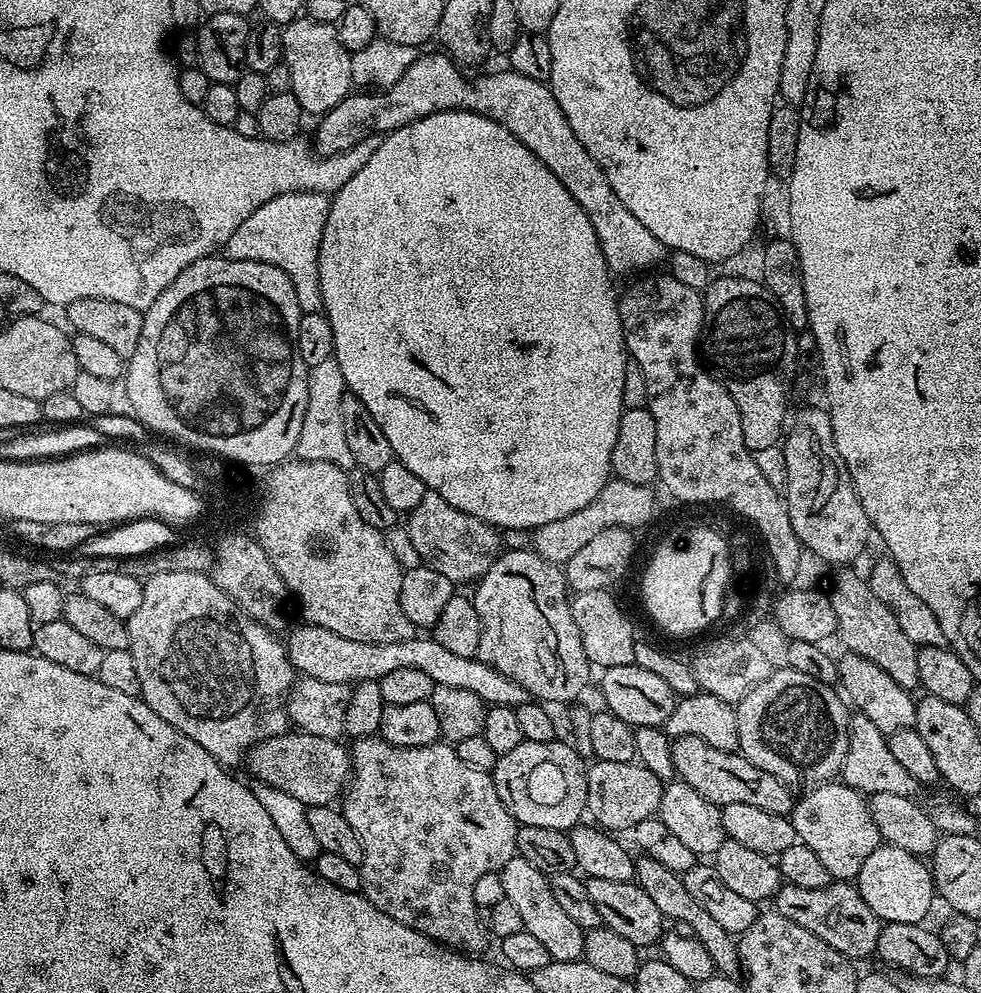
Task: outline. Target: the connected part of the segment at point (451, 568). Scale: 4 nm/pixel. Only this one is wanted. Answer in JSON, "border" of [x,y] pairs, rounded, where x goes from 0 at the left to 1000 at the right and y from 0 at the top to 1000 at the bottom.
{"border":[[[444,495],[434,496],[430,506],[426,506],[426,510],[415,517],[414,524],[418,546],[422,546],[422,554],[426,554],[429,565],[435,571],[446,574],[446,578],[455,578],[462,589],[488,584],[511,558],[512,540],[507,533],[494,524],[483,522],[483,518],[475,518],[459,510],[459,506]]]}

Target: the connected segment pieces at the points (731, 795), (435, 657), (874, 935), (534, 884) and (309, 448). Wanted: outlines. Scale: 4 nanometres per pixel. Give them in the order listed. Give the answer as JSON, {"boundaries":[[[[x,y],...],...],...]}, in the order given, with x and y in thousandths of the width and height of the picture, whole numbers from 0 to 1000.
{"boundaries":[[[[690,741],[685,745],[685,762],[689,781],[698,790],[707,792],[720,808],[734,814],[744,812],[744,808],[757,808],[764,812],[773,812],[784,820],[803,822],[809,813],[809,798],[803,791],[798,790],[789,779],[781,779],[781,775],[773,775],[769,767],[765,767],[753,757],[731,755],[716,747],[716,743]]],[[[313,626],[306,629],[295,638],[292,644],[294,662],[298,672],[307,682],[324,683],[324,687],[345,687],[362,691],[374,685],[388,685],[401,675],[414,675],[419,671],[421,675],[430,675],[451,693],[466,693],[479,695],[479,699],[487,699],[494,710],[520,711],[527,713],[530,709],[539,708],[537,695],[528,691],[516,679],[508,679],[499,671],[495,671],[484,661],[467,663],[460,655],[455,655],[442,642],[431,645],[431,639],[425,638],[420,645],[410,647],[361,647],[357,642],[349,642],[349,638],[340,638],[340,634],[328,634],[328,630],[320,630]]],[[[849,888],[838,896],[822,896],[822,892],[796,889],[789,903],[789,917],[797,920],[797,924],[805,924],[805,928],[818,933],[818,937],[826,937],[830,945],[838,945],[838,949],[870,969],[881,967],[885,962],[888,964],[895,953],[899,928],[891,916],[879,908],[879,900],[872,889]]],[[[522,862],[520,868],[509,877],[512,884],[512,896],[514,905],[524,908],[524,913],[532,924],[532,933],[535,939],[544,941],[557,958],[561,960],[563,967],[589,967],[595,961],[596,936],[589,934],[579,921],[569,912],[565,904],[565,896],[559,891],[560,883],[549,878],[536,864]]],[[[341,361],[324,365],[324,369],[314,372],[312,421],[308,421],[308,433],[304,437],[301,453],[305,462],[343,467],[352,473],[360,470],[357,448],[353,446],[353,436],[349,429],[349,401],[352,397],[349,373]]]]}

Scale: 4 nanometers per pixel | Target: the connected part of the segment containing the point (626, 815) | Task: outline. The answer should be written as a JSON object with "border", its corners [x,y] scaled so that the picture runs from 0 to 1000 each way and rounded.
{"border":[[[608,765],[598,774],[599,813],[598,821],[611,833],[624,840],[639,839],[650,828],[666,825],[672,819],[678,787],[673,785],[659,771],[650,767],[614,767]]]}

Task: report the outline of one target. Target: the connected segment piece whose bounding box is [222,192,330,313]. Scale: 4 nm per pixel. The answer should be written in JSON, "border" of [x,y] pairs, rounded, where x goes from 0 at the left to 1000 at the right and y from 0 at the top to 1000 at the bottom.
{"border":[[[293,193],[275,199],[228,245],[226,254],[234,262],[271,264],[283,268],[300,284],[307,315],[325,314],[329,311],[328,288],[324,280],[324,256],[328,232],[332,232],[335,198],[328,193]]]}

